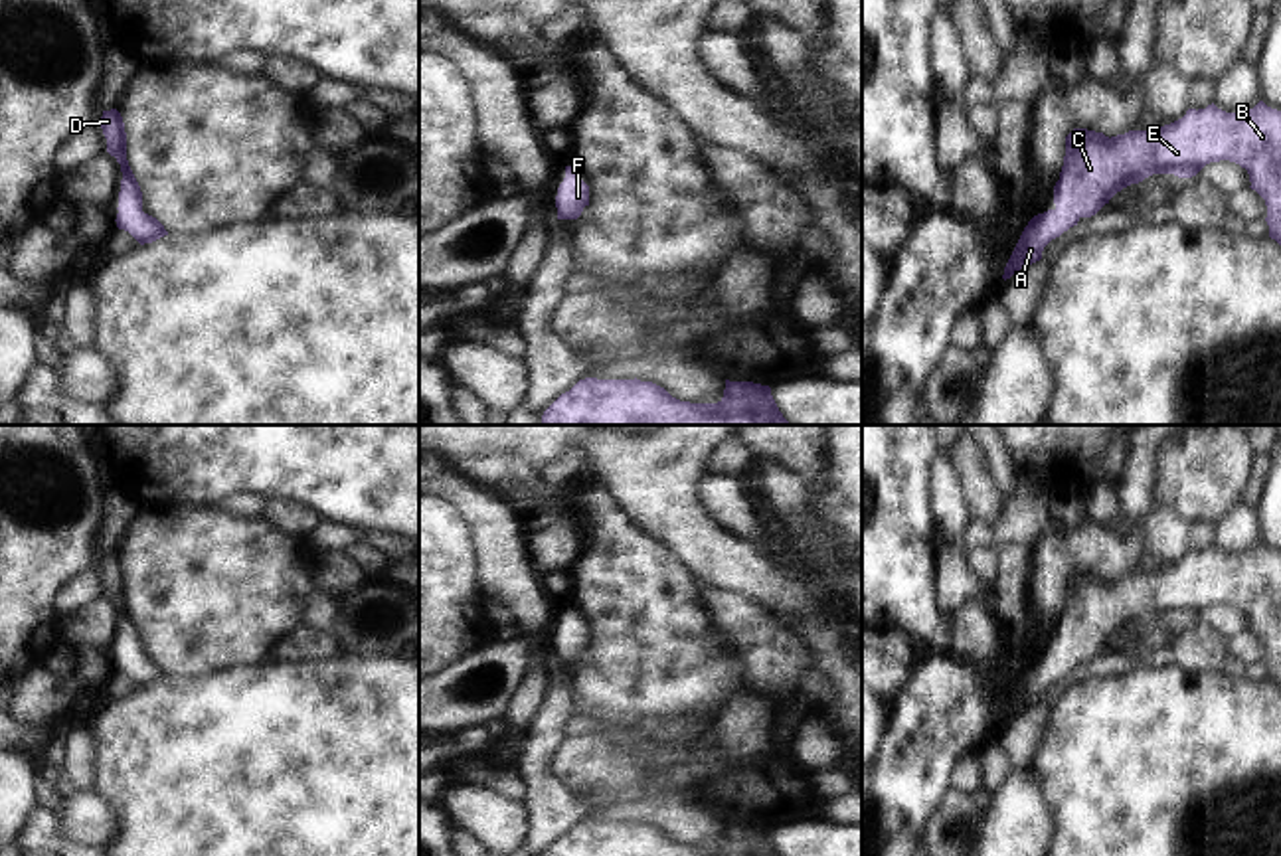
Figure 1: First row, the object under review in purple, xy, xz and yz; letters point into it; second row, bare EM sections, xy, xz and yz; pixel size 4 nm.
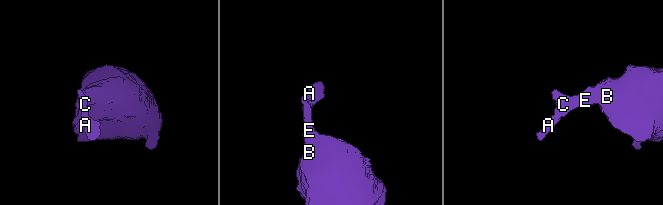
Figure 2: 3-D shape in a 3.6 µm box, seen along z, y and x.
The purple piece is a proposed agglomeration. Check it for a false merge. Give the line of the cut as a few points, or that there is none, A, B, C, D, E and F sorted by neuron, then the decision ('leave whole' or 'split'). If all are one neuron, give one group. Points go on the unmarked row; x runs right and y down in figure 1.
cut none; groups A B C D E F; leave whole

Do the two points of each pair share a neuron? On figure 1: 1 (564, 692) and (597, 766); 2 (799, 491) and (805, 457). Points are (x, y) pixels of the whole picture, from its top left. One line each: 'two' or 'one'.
1: two
2: two

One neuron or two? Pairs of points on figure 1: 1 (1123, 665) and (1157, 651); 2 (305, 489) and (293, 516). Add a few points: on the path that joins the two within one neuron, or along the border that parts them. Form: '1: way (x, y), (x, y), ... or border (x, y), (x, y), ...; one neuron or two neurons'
1: way (1131, 659), (1149, 651); one neuron
2: border (271, 505), (307, 505), (321, 516); two neurons

